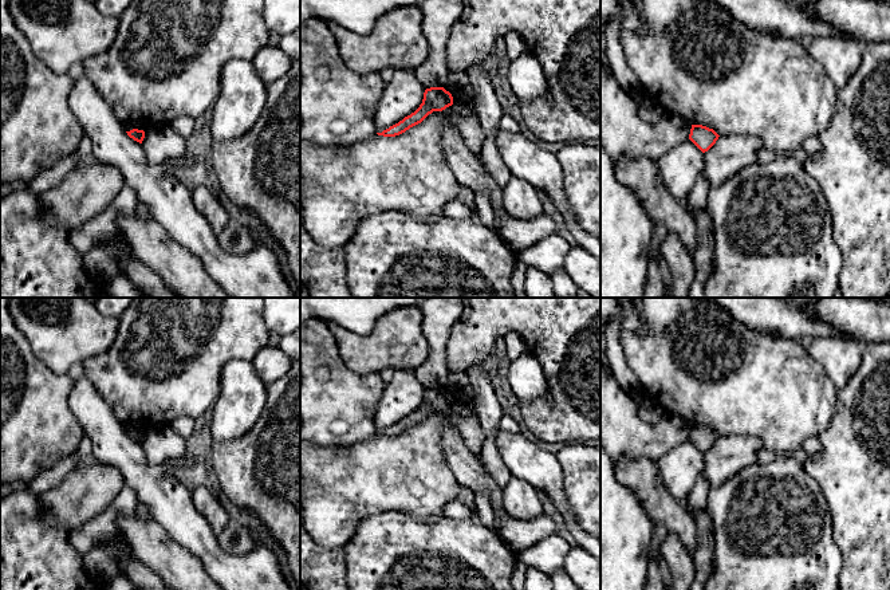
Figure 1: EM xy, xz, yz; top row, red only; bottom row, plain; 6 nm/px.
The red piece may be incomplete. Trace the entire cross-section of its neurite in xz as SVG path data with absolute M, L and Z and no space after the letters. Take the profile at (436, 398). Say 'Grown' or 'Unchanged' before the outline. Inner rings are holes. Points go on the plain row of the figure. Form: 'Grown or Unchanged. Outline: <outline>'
Unchanged. Outline: M444 388L426 389L424 393L422 404L414 413L405 417L402 421L390 426L382 433L377 433L377 434L383 437L399 436L406 430L409 430L410 428L421 424L433 412L442 412L452 405L453 405L453 397Z

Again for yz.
Unchanged. Outline: M692 425L689 440L702 452L708 452L718 440L718 434L706 426Z

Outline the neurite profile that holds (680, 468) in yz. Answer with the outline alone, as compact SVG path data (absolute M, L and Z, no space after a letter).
M688 438L657 460L669 493L685 504L704 469L704 453Z

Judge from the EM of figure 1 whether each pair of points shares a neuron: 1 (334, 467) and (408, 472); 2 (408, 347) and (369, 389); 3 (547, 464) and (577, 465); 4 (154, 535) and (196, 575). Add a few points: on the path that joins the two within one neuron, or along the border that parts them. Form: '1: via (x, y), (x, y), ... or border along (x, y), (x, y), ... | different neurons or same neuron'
1: via (353, 472), (389, 472) | same neuron
2: border along (349, 368), (357, 373), (379, 374) | different neurons
3: border along (556, 455), (560, 463), (562, 491), (564, 495) | different neurons
4: via (162, 546), (185, 569) | same neuron

